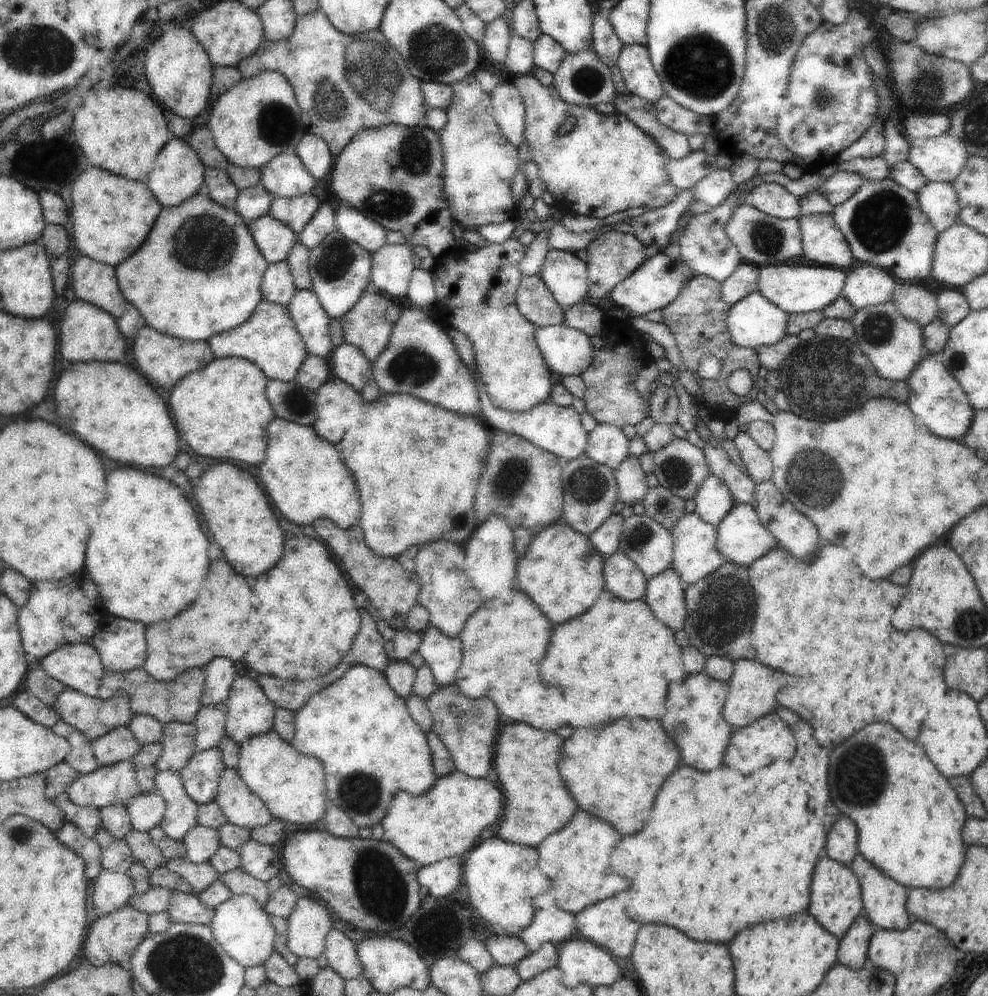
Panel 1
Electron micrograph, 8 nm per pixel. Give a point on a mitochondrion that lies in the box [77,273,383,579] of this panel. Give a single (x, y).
(296, 402)

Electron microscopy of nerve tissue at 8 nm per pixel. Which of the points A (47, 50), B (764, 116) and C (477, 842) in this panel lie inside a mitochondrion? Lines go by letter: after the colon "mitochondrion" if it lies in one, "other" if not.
A: mitochondrion
B: other
C: other

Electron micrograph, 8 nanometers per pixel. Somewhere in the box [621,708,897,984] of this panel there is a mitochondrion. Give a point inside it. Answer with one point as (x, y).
(859, 756)

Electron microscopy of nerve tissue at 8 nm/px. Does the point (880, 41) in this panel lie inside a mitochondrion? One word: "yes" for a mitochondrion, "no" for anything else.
no

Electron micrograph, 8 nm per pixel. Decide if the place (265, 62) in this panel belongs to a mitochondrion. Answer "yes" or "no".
no

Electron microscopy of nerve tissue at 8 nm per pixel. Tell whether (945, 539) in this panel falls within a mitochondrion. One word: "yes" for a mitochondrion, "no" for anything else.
no

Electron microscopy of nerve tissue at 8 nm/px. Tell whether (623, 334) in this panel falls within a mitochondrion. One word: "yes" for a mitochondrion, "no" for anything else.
no

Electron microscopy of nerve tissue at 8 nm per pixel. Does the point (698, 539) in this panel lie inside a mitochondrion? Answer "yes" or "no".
no

